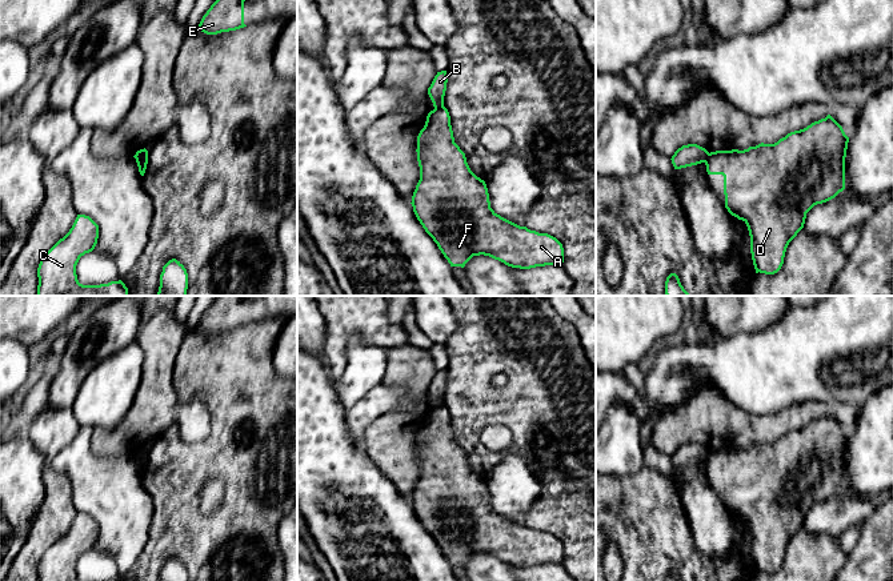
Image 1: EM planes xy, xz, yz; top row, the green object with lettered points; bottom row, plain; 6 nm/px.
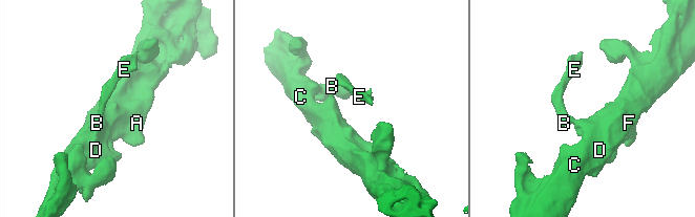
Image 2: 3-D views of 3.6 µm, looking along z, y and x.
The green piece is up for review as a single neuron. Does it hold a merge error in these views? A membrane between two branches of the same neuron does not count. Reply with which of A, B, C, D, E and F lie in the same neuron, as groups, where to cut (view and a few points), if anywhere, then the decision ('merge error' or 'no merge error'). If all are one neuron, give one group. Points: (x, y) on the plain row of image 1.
groups A C D F / B E; cut xz (443, 404), (435, 407); merge error

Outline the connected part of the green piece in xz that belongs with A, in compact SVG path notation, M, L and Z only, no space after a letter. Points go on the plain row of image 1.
M445 405L428 412L425 424L417 434L416 450L420 478L411 502L417 518L450 565L464 566L473 554L480 553L520 568L562 564L564 546L556 536L520 525L490 506L485 480L470 469L465 452L454 441L450 414Z

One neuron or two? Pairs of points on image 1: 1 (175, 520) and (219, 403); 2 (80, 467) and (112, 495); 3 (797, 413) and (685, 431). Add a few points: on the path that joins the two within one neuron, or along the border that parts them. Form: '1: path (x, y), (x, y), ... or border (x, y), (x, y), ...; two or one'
1: path (176, 491), (220, 444), (220, 432); one
2: path (88, 473), (104, 488); one
3: path (769, 428), (713, 428); one

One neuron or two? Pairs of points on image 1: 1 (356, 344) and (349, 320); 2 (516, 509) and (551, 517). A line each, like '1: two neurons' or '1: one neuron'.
1: two neurons
2: two neurons

